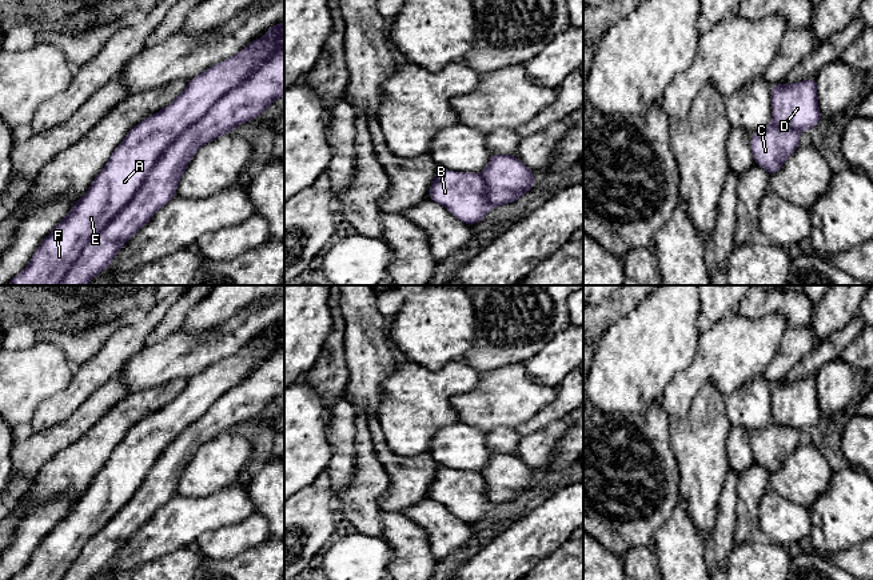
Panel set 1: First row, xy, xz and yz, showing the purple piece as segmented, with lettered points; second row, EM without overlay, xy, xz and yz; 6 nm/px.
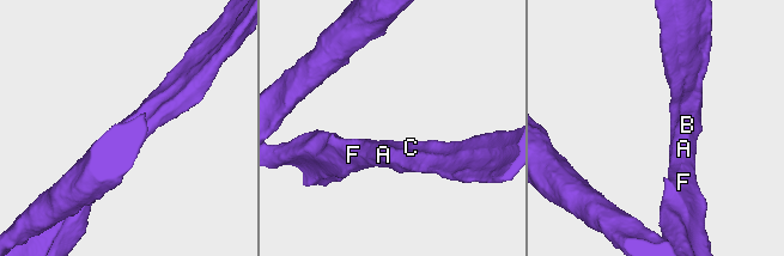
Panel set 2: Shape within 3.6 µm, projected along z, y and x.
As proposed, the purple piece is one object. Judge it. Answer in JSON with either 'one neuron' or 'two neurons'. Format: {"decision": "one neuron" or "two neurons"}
{"decision": "two neurons"}

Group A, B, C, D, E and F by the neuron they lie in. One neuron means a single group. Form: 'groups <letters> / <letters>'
groups A B D E F / C

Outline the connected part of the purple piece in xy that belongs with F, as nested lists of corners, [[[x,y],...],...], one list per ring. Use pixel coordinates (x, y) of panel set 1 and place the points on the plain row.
[[[282,323],[270,325],[263,337],[252,339],[232,356],[191,377],[170,404],[136,423],[85,493],[11,580],[60,580],[85,543],[131,500],[166,447],[272,353],[280,341]]]

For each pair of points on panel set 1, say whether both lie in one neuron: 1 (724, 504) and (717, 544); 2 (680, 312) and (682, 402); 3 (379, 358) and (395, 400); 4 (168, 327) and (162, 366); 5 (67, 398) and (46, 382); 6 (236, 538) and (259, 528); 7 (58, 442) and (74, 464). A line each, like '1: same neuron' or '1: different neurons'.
1: same neuron
2: different neurons
3: different neurons
4: different neurons
5: different neurons
6: same neuron
7: different neurons

